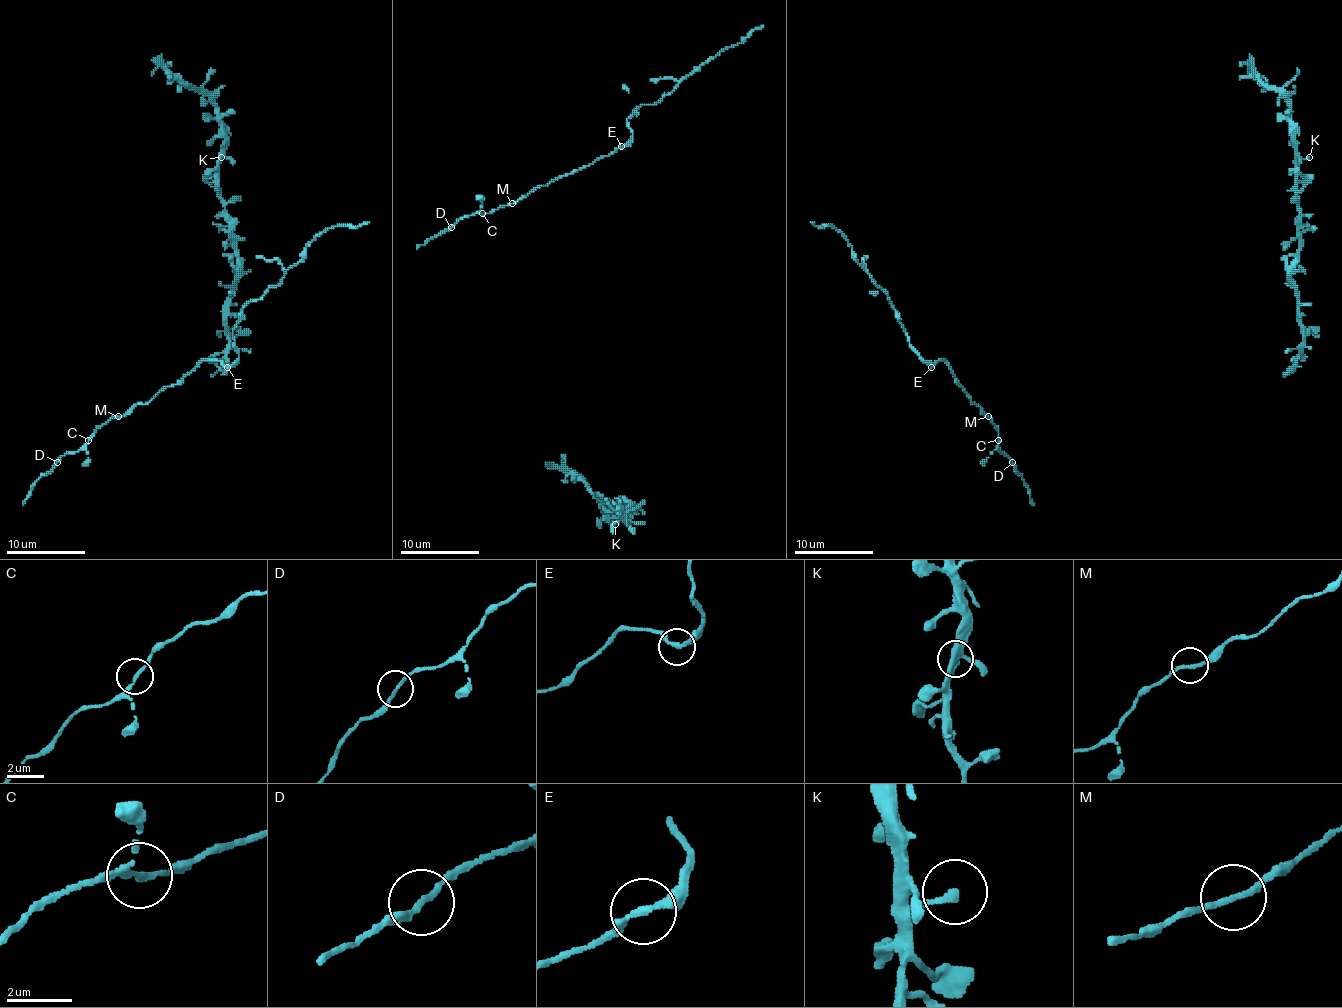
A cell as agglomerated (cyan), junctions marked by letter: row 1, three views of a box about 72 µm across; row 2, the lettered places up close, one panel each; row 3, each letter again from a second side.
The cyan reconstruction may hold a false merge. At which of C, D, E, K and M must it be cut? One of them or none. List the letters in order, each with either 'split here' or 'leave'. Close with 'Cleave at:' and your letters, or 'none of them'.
C: leave
D: leave
E: leave
K: leave
M: leave
Cleave at: none of them

